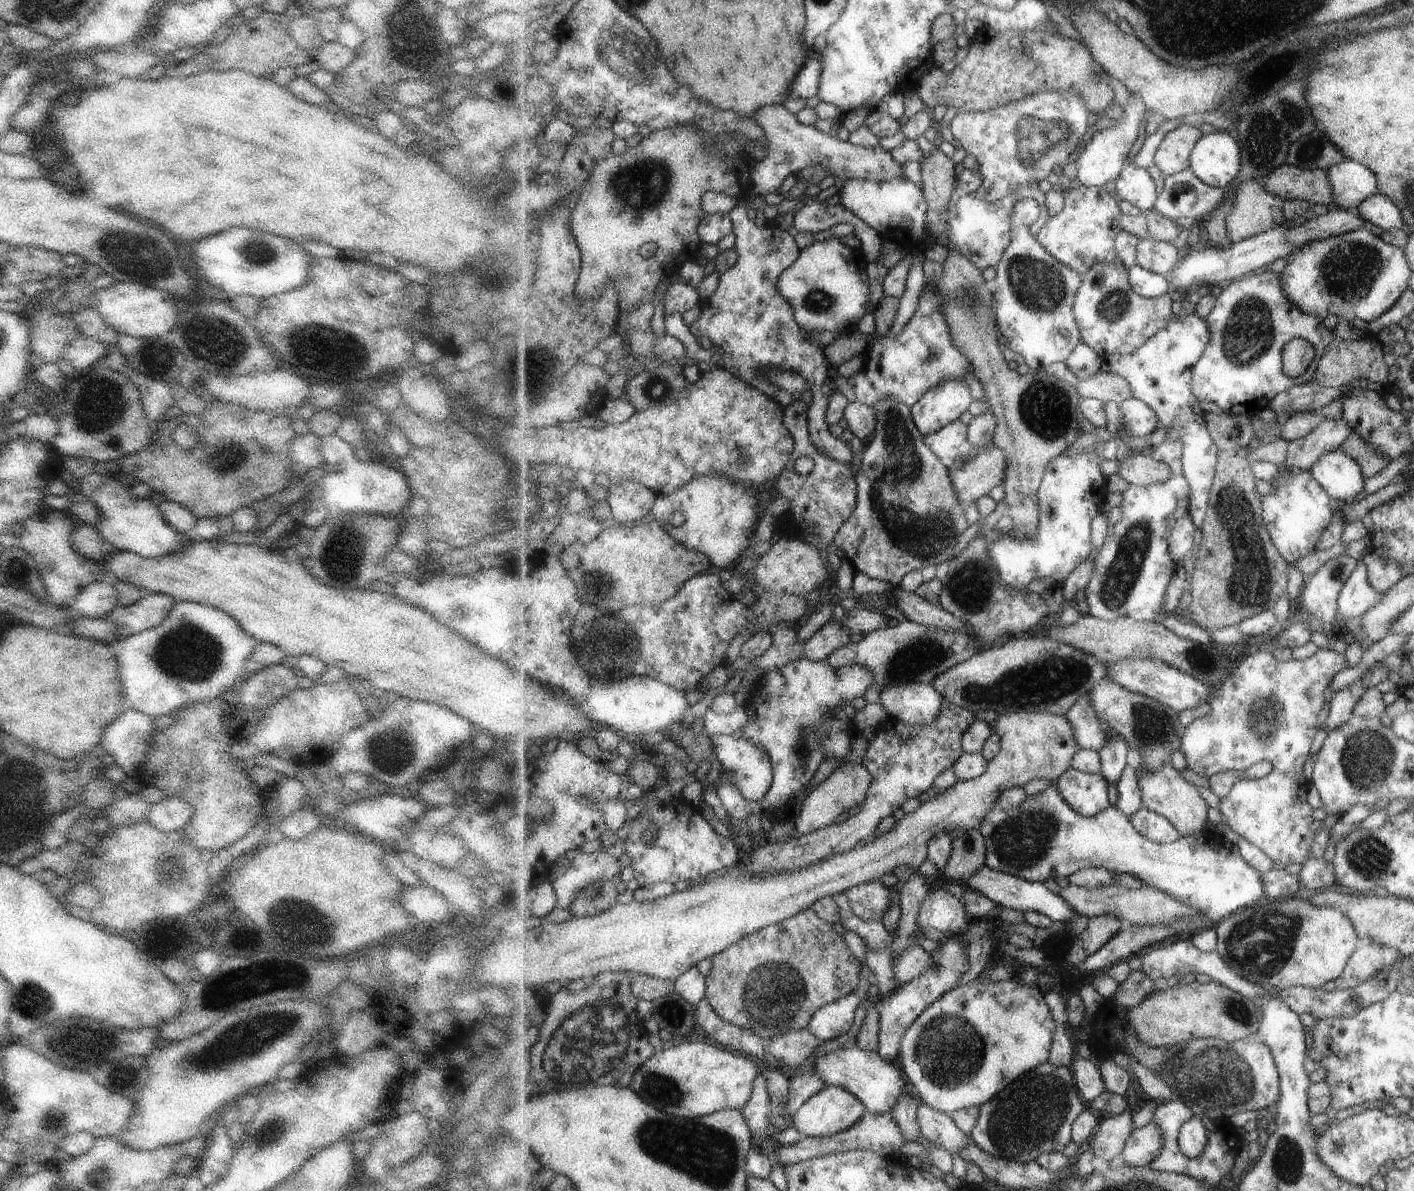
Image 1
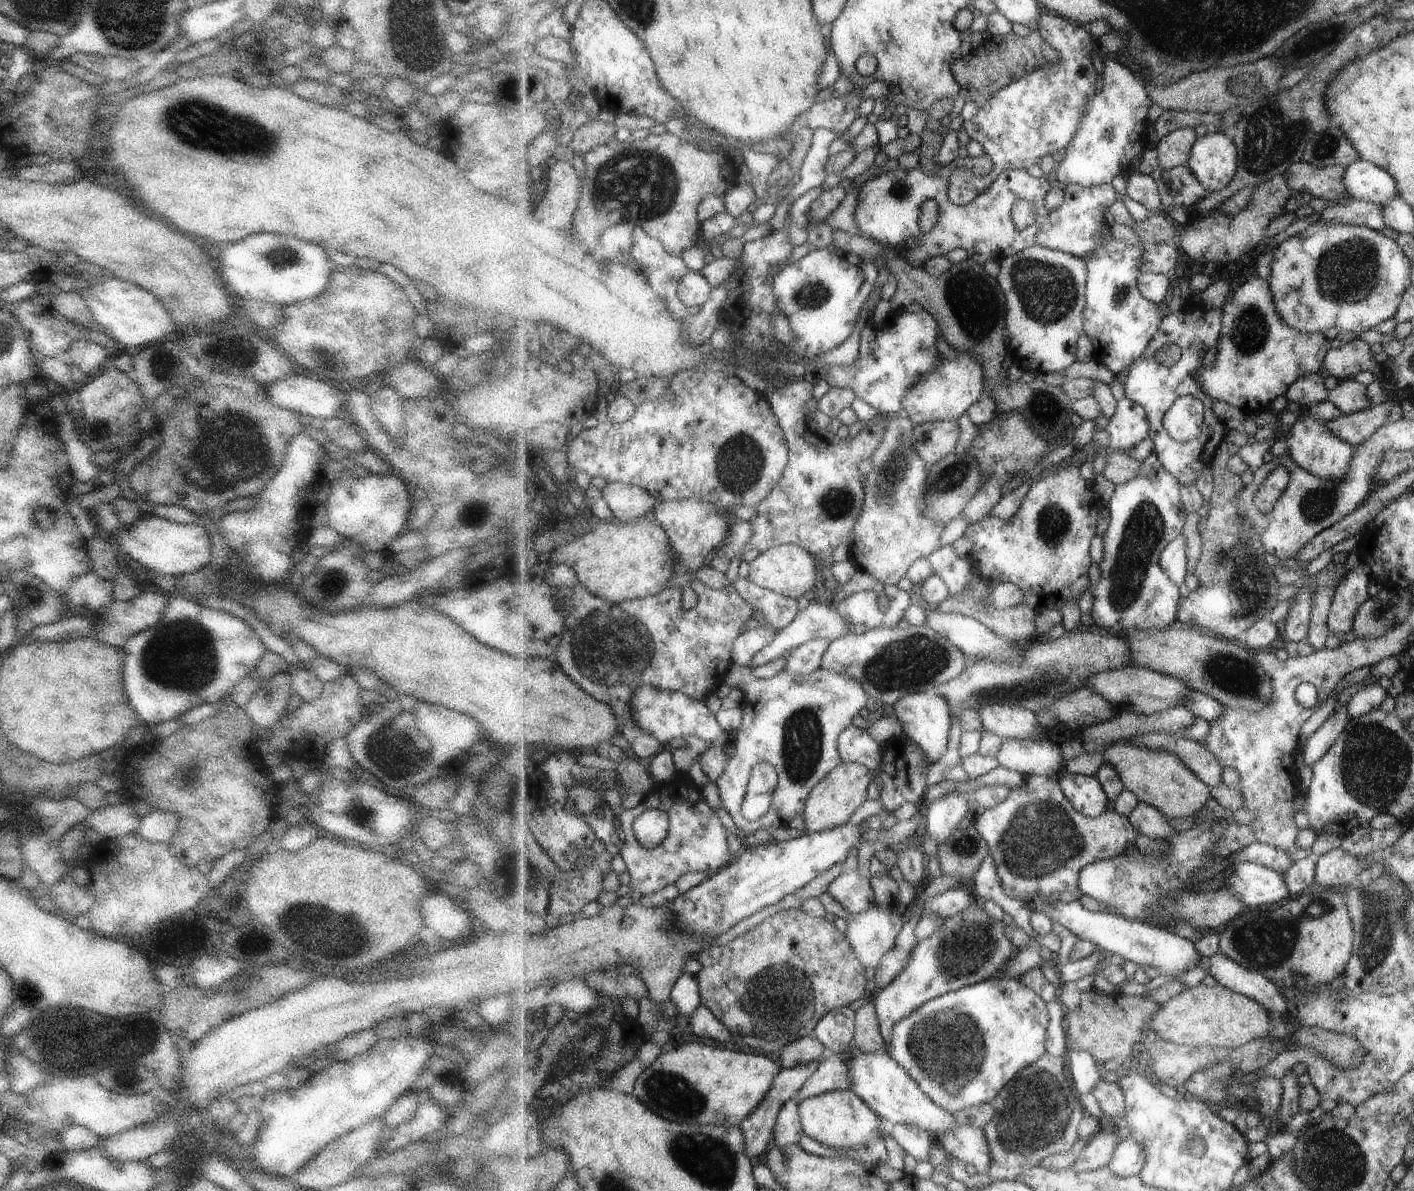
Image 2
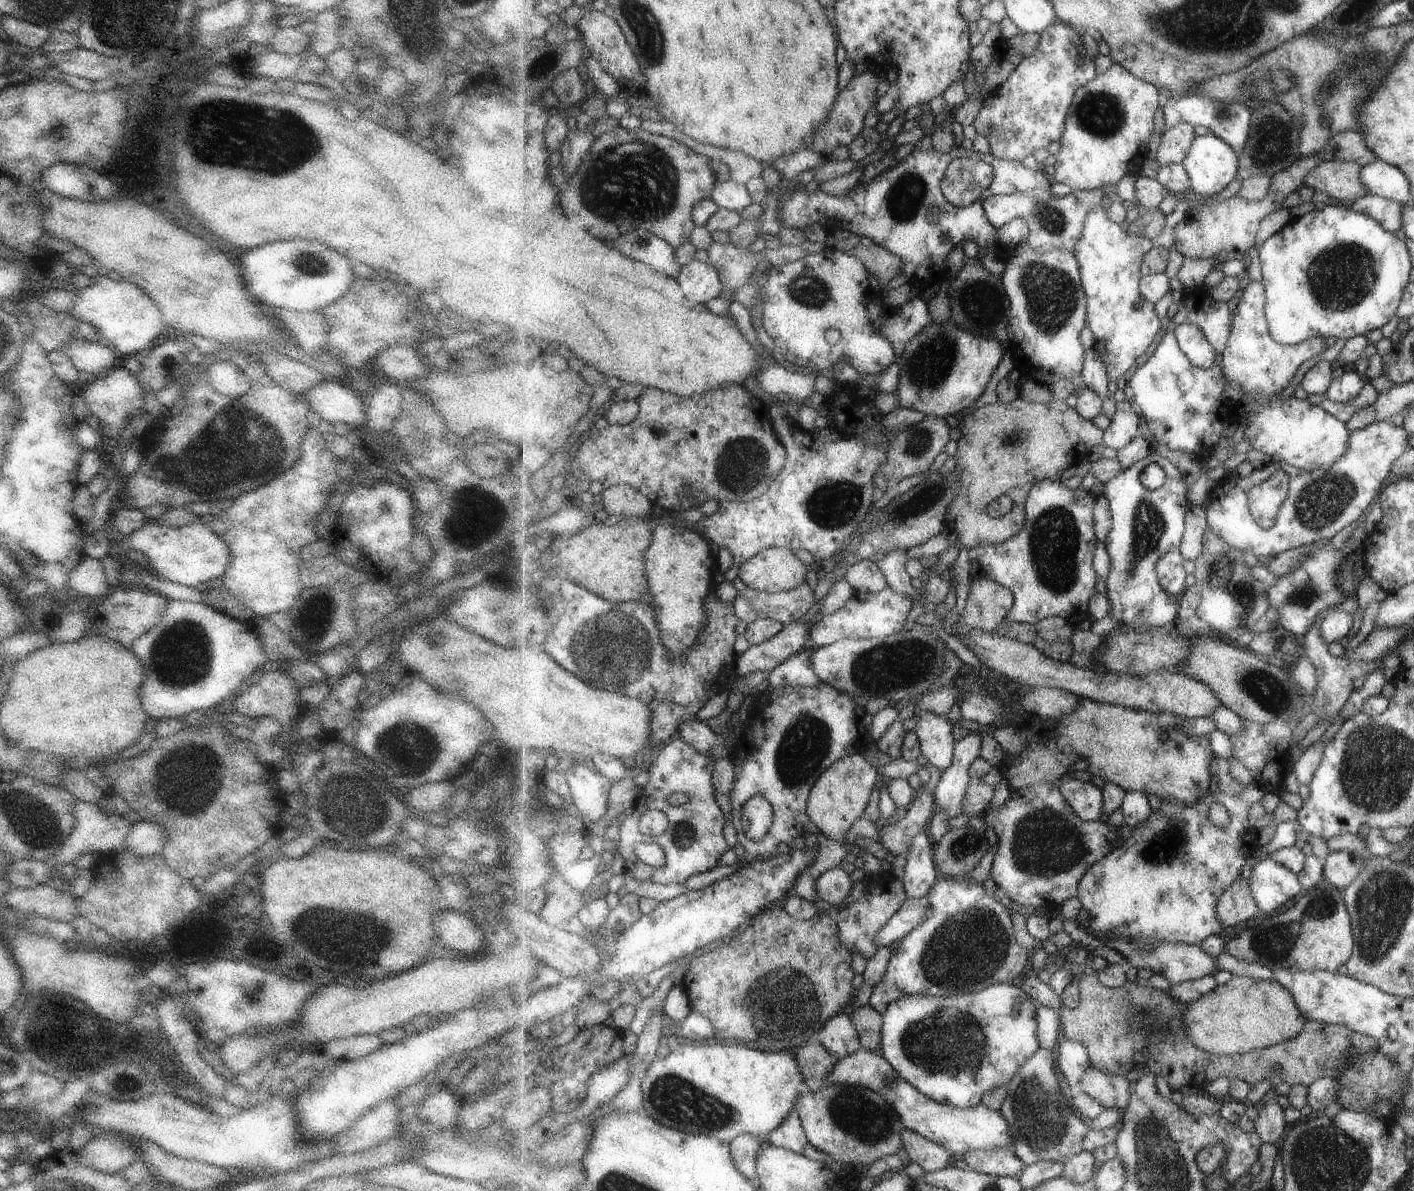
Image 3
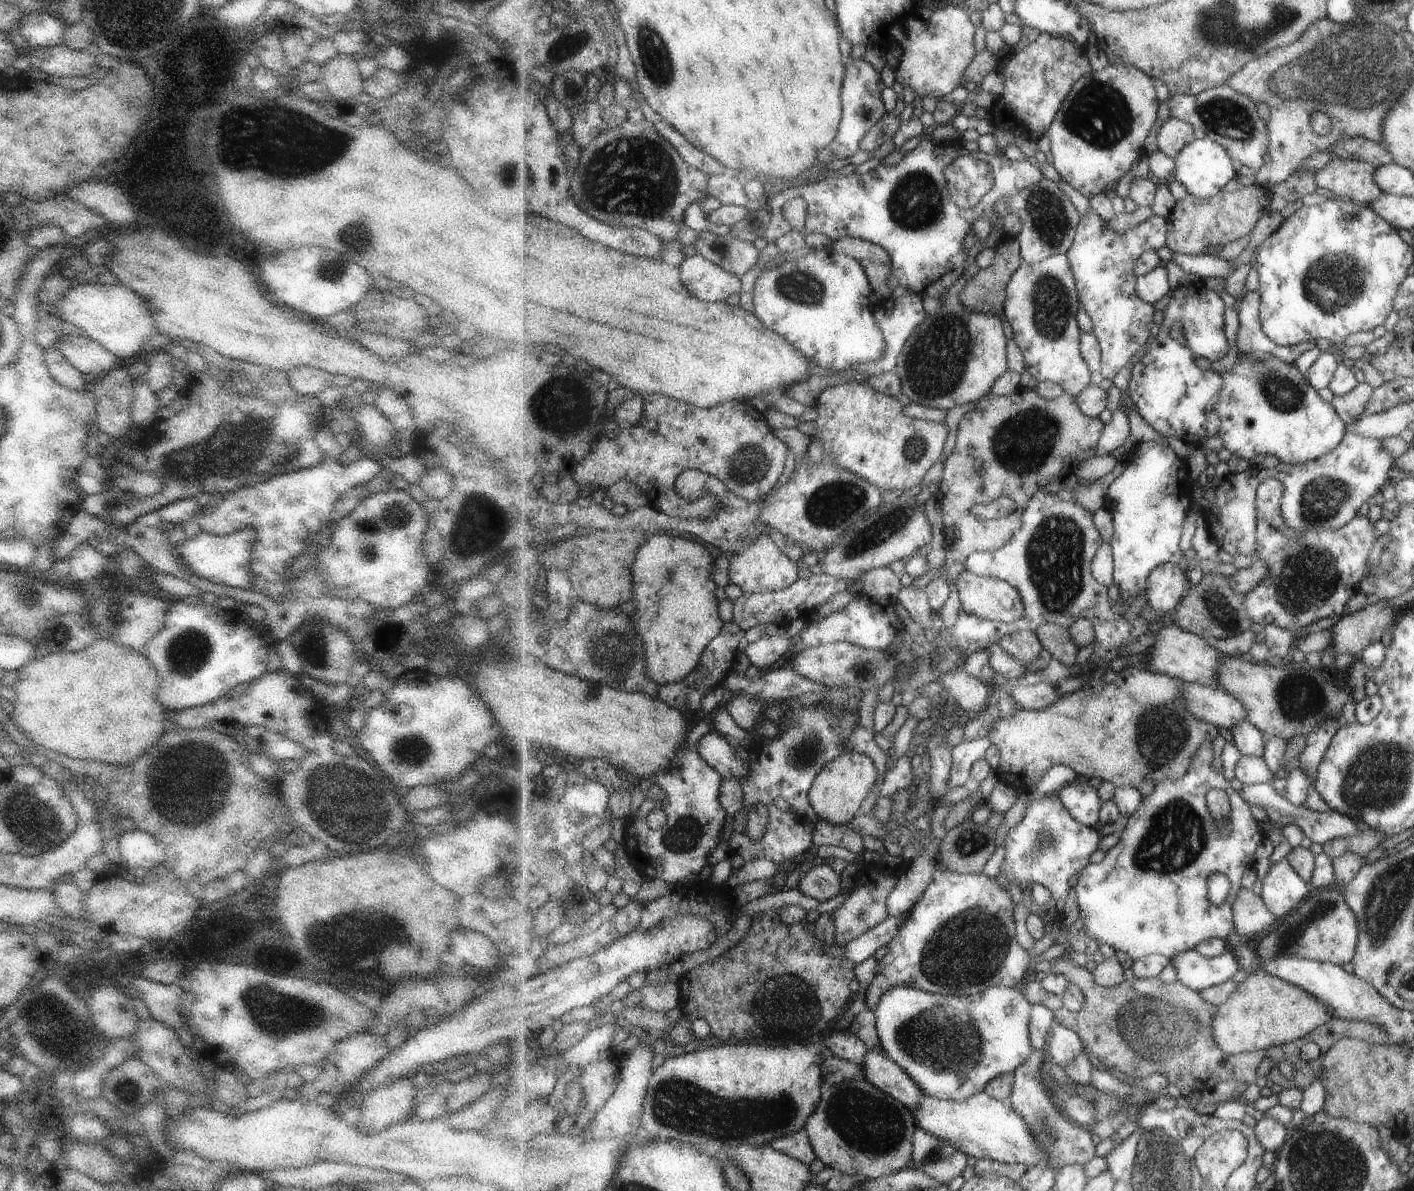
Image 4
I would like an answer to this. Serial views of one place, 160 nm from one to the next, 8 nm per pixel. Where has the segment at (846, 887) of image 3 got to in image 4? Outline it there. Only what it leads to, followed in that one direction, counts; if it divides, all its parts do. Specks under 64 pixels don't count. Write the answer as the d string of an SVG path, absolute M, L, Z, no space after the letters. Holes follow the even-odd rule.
M824 862L815 866L801 878L798 887L801 894L825 902L842 893L842 876Z

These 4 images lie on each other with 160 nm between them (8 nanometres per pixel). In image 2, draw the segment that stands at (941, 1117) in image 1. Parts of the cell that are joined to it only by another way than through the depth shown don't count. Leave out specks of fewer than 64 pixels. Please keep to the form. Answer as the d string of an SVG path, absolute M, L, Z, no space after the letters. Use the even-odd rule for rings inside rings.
M971 1124L959 1125L956 1129L949 1129L943 1133L937 1142L949 1153L951 1159L957 1159L961 1164L972 1164L977 1172L987 1172L991 1164L990 1146L984 1127L974 1127Z

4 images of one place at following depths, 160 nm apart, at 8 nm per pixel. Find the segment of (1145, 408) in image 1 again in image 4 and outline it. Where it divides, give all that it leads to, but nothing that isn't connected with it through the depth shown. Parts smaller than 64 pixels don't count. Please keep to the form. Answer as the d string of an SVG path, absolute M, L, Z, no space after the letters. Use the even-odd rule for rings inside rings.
M1120 407L1113 412L1111 419L1106 423L1106 430L1102 439L1097 444L1097 454L1095 456L1105 456L1123 446L1131 436L1131 426L1129 426L1129 414L1124 407Z

